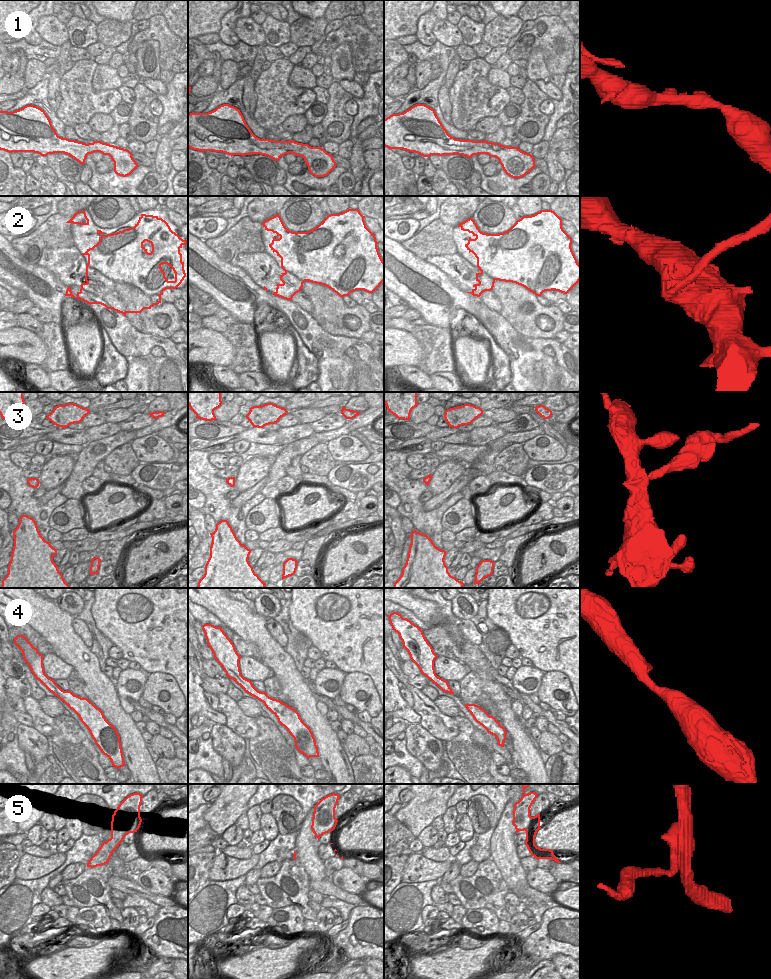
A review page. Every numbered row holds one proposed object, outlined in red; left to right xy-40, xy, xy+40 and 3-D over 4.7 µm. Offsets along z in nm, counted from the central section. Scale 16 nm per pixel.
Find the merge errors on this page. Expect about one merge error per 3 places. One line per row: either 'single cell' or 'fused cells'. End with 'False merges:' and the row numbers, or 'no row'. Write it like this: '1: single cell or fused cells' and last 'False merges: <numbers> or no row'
1: single cell
2: fused cells
3: single cell
4: single cell
5: fused cells
False merges: 2, 5

